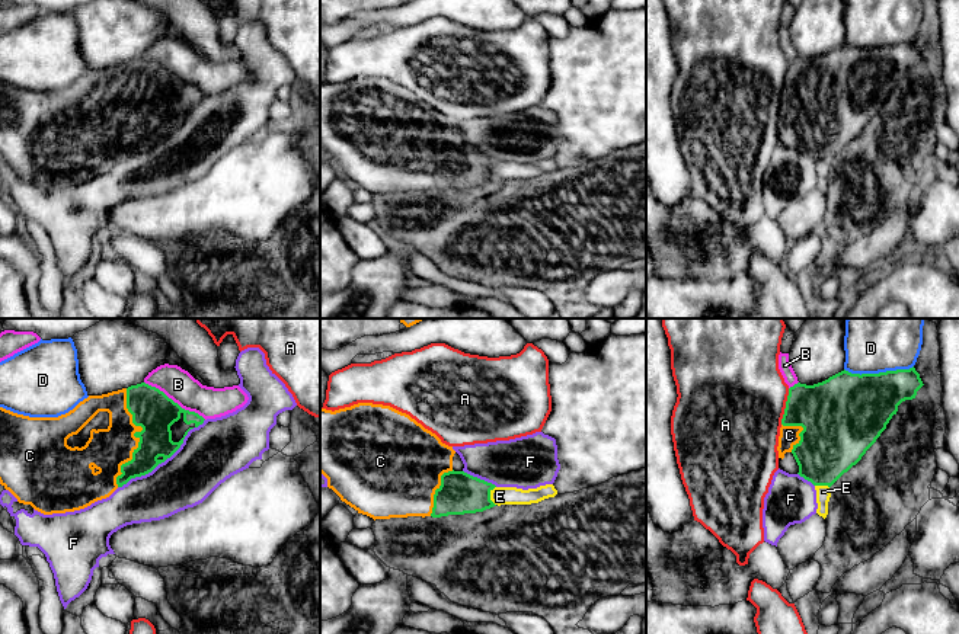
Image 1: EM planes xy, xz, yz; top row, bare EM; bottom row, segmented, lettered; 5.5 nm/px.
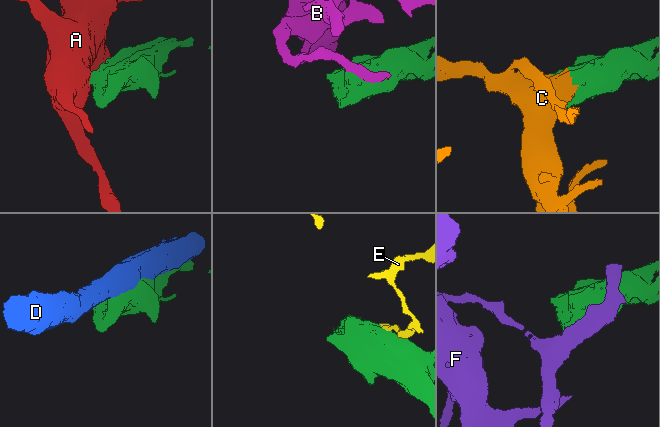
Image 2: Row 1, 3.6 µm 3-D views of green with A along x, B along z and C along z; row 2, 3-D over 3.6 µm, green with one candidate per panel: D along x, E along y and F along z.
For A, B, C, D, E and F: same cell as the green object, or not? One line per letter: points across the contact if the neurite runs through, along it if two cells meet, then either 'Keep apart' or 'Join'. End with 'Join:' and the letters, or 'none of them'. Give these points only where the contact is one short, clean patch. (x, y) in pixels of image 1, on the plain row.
A: Boundary: yz (789, 63), (780, 98). Keep apart
B: Keep apart
C: Join
D: Keep apart
E: Keep apart
F: Keep apart
Join: C

